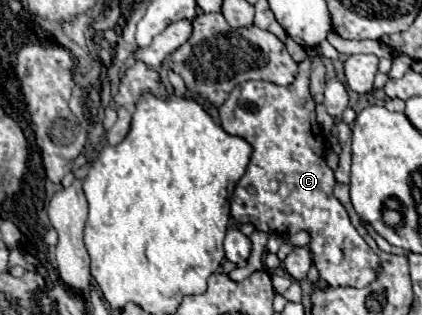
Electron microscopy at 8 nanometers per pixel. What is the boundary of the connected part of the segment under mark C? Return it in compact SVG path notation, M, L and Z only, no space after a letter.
M305 53L305 59L299 63L299 73L291 85L275 85L269 81L245 81L237 85L227 101L219 109L221 127L231 133L239 135L251 143L253 155L251 163L235 187L231 197L231 215L239 223L253 223L255 229L279 235L293 235L297 231L307 231L311 235L309 249L313 251L315 267L321 279L329 287L367 287L379 269L379 257L371 251L371 247L363 241L363 237L355 231L349 221L345 207L333 195L335 175L325 163L325 137L317 123L315 103L309 95L309 77L311 77L311 55Z

